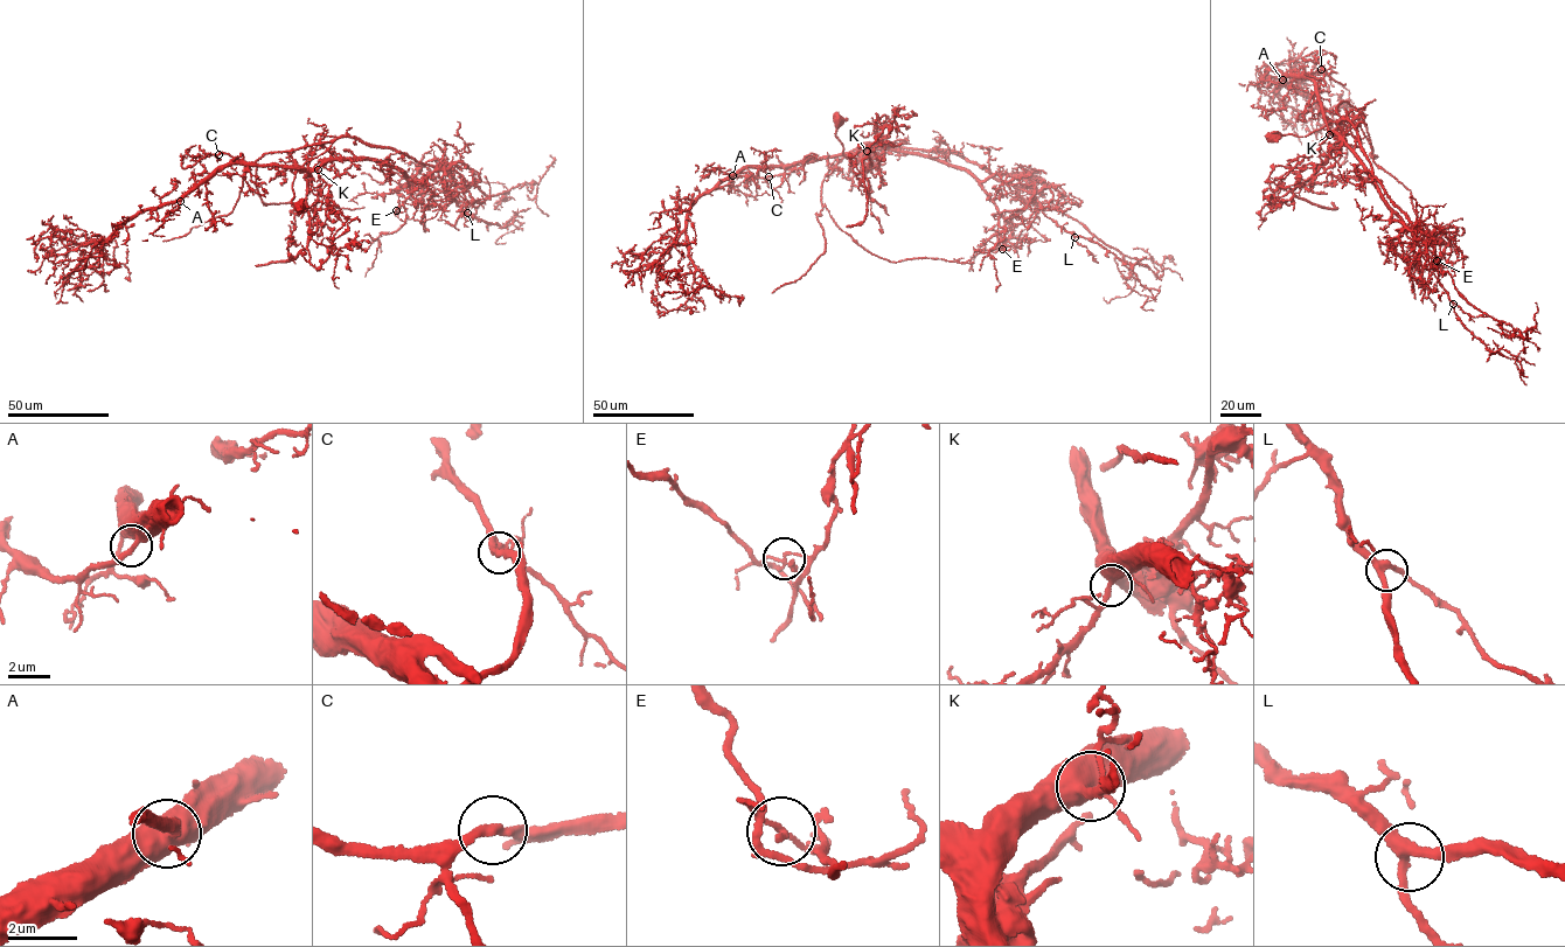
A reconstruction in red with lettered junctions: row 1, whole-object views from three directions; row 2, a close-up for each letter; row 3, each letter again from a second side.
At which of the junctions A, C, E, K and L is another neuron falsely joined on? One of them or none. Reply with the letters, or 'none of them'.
E

